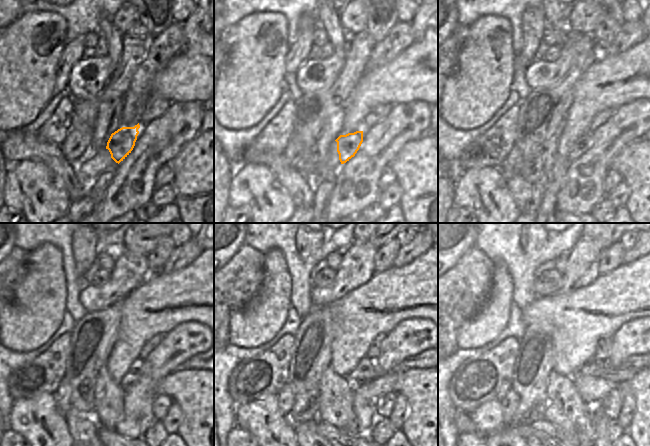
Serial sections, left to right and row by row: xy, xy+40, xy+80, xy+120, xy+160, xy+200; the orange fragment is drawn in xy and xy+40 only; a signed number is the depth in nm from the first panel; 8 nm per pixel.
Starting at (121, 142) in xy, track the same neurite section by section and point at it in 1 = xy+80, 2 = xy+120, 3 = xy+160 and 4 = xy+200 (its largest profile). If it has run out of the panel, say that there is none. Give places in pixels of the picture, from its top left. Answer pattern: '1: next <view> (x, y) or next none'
1: next xy+80 (582, 144)
2: next xy+120 (135, 371)
3: next xy+160 (366, 370)
4: next xy+200 (593, 368)

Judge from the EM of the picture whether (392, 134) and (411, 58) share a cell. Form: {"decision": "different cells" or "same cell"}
{"decision": "different cells"}

